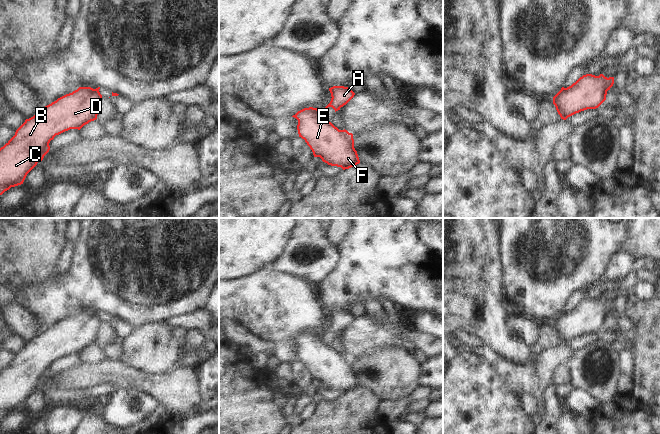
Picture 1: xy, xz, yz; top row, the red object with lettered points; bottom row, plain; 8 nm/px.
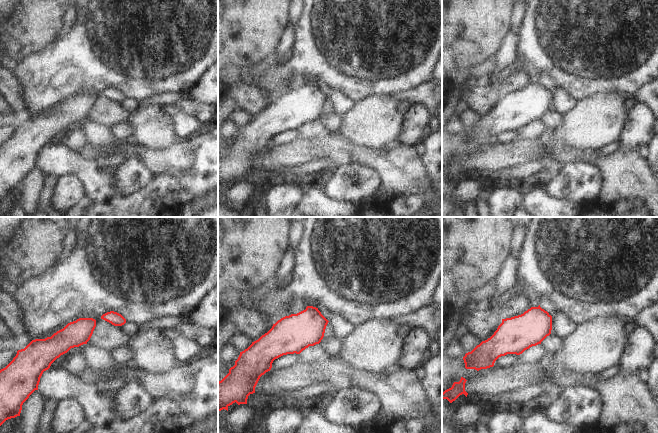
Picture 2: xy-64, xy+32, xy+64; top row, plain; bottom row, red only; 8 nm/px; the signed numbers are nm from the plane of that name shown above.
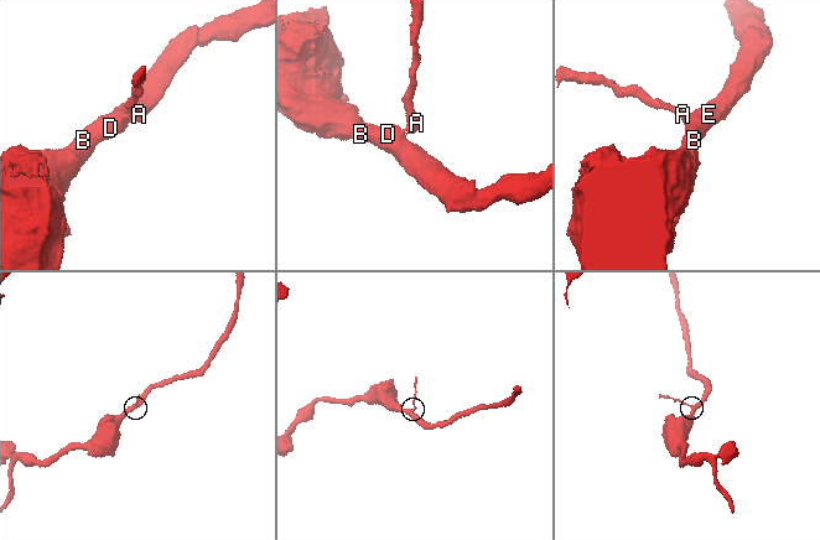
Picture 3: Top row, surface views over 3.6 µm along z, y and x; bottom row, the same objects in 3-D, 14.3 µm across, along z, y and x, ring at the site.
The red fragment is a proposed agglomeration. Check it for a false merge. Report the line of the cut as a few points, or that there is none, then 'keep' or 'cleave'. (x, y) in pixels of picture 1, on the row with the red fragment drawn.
xz (320, 110), (321, 115) | cleave

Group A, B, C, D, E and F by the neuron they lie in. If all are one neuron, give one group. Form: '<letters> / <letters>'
A / B C D E F

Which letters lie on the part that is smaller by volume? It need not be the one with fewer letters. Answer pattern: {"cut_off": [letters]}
{"cut_off": ["A"]}

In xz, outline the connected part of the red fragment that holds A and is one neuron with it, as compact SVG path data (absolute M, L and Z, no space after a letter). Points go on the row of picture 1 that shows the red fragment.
M333 86L329 88L329 91L332 97L331 101L325 108L321 110L321 115L323 115L323 112L328 107L332 107L335 112L340 110L340 108L346 105L355 95L351 89L344 86Z

